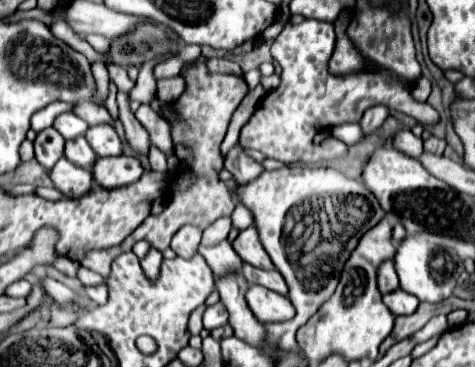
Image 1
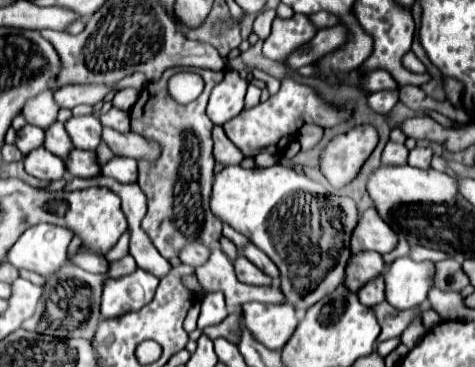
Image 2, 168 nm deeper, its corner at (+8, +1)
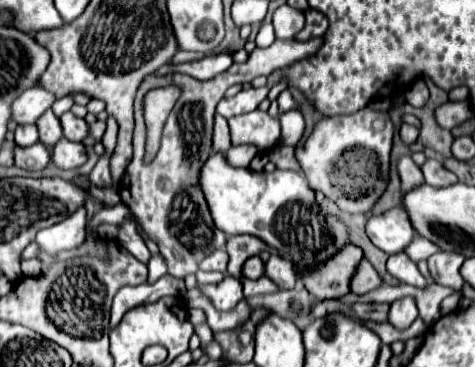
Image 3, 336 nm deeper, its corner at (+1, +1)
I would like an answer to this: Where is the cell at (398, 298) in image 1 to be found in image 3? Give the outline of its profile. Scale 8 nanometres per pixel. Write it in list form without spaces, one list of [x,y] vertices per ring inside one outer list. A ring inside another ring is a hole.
[[[363,258],[359,262],[359,268],[355,270],[355,276],[351,276],[351,292],[353,294],[367,294],[379,286],[381,286],[379,274],[371,266],[371,262]]]

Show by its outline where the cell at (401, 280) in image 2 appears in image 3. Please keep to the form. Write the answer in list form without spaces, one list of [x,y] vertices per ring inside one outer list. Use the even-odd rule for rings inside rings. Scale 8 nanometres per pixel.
[[[401,298],[401,300],[395,300],[391,304],[391,310],[389,310],[389,324],[395,326],[397,330],[405,330],[413,324],[413,320],[417,318],[417,306],[413,302],[413,298]]]

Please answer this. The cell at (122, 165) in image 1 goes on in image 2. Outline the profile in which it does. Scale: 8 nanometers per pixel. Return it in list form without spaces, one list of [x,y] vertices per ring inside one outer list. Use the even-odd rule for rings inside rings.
[[[72,150],[68,156],[68,172],[70,176],[80,176],[80,178],[96,178],[102,174],[102,166],[98,164],[96,152],[88,150]]]

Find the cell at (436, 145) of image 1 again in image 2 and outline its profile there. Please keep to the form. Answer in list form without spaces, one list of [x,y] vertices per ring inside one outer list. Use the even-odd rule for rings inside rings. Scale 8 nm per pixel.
[[[416,146],[414,150],[410,150],[410,156],[408,156],[408,164],[410,164],[410,166],[428,168],[428,166],[430,166],[430,160],[432,160],[432,150],[430,150],[430,148],[420,148],[420,146]]]

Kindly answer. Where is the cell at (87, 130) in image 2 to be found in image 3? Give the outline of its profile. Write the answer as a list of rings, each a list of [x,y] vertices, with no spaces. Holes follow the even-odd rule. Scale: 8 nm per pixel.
[[[65,112],[59,116],[61,126],[63,126],[63,136],[71,142],[81,142],[87,136],[87,122],[83,118],[73,116],[71,112]]]

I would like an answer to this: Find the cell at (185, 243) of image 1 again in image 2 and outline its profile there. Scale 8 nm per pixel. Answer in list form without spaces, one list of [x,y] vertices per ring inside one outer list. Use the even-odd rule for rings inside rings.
[[[188,244],[180,250],[178,258],[184,262],[184,264],[190,264],[192,268],[204,264],[210,256],[210,250],[204,246],[204,244]]]

